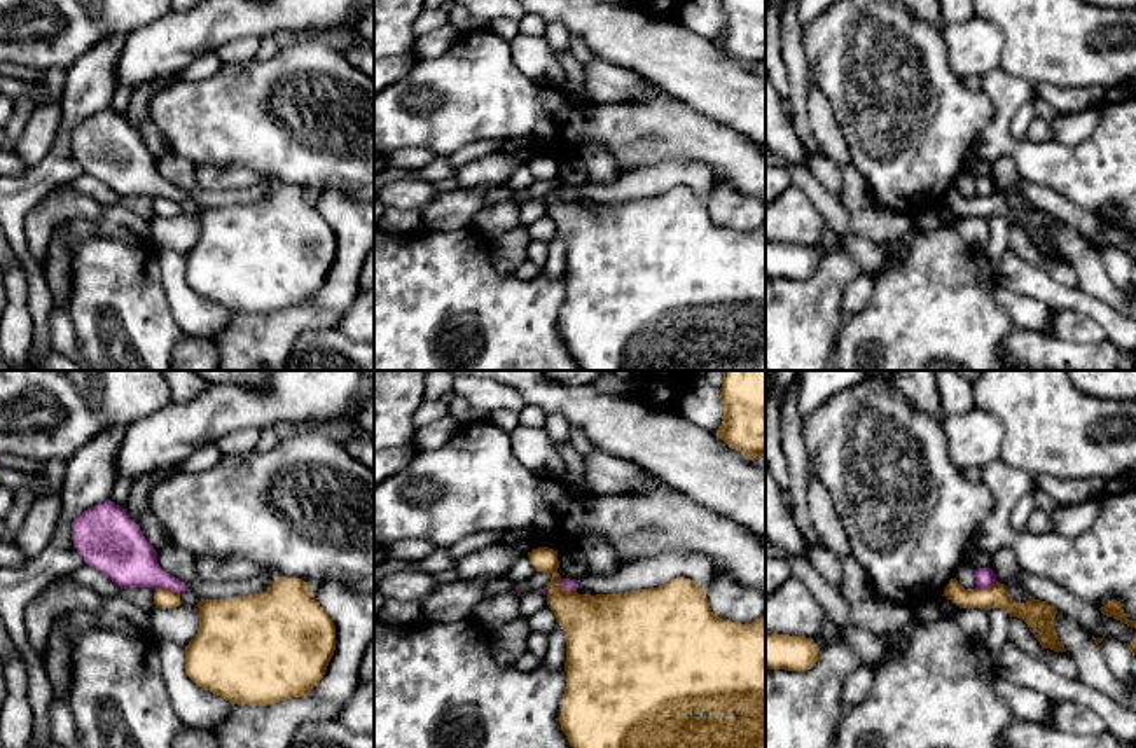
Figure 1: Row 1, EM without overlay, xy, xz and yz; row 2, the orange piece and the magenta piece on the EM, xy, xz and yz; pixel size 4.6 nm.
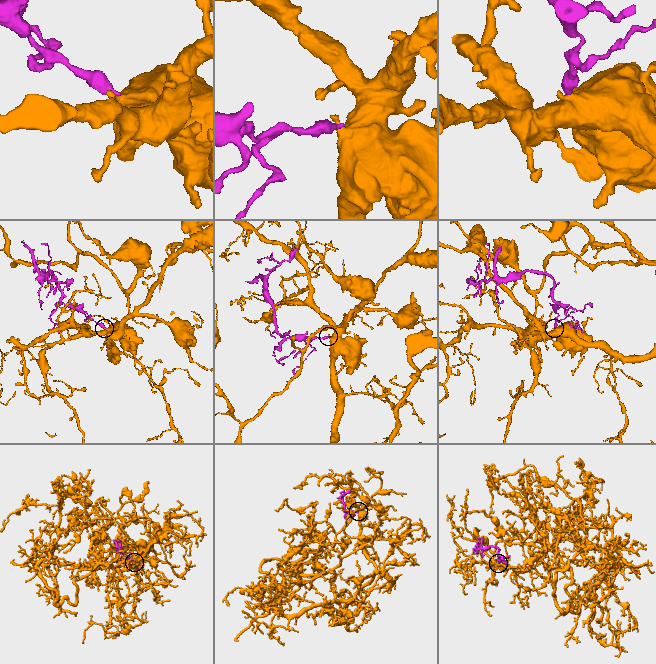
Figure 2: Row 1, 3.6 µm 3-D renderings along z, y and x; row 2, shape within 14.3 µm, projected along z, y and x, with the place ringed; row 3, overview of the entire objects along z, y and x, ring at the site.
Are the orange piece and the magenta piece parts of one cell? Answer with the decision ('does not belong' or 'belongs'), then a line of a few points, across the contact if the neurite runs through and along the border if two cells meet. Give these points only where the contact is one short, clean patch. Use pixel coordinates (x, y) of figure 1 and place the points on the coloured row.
does not belong; line xy (156, 588), (179, 593)

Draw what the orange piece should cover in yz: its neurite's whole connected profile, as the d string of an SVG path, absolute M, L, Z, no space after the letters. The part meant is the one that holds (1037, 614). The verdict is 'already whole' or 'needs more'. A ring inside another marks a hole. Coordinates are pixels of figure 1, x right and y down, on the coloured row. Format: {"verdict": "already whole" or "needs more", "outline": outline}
{"verdict": "already whole", "outline": "M956 578L949 580L942 596L959 608L1003 608L1010 617L1022 619L1043 648L1066 652L1054 629L1057 610L1045 601L1029 596L1026 603L1015 603L1007 587L1000 582L987 589L965 589Z"}

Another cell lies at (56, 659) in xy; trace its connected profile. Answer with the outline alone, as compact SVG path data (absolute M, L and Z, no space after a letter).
M70 612L59 613L51 627L47 640L47 654L44 655L45 673L54 689L54 699L66 701L66 692L72 683L72 675L68 669L68 645L65 641L65 629L70 620Z

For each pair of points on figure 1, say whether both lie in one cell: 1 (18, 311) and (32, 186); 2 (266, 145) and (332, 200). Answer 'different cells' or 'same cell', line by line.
1: different cells
2: different cells

